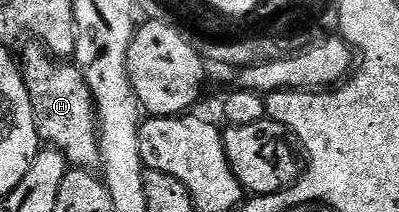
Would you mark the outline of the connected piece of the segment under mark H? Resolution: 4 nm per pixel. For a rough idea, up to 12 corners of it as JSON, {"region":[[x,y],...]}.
{"region":[[41,43],[20,53],[38,136],[71,166],[102,160],[77,64]]}

